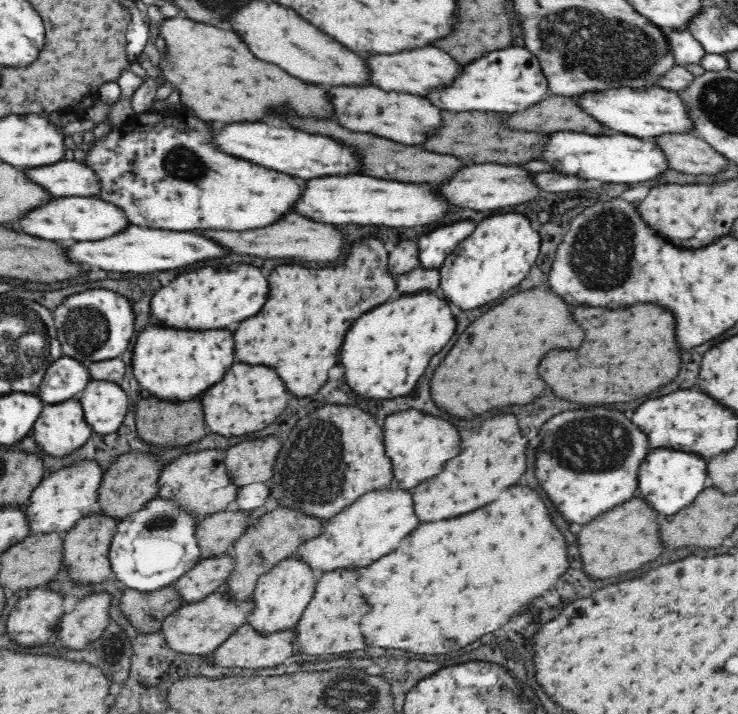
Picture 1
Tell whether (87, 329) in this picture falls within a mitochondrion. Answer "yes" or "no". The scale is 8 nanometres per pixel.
yes

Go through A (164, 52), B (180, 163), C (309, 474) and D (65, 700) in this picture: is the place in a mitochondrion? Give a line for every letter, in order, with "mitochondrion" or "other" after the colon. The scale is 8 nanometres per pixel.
A: other
B: mitochondrion
C: mitochondrion
D: other

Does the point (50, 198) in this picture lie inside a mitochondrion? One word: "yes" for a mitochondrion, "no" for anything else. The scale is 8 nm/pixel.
no

